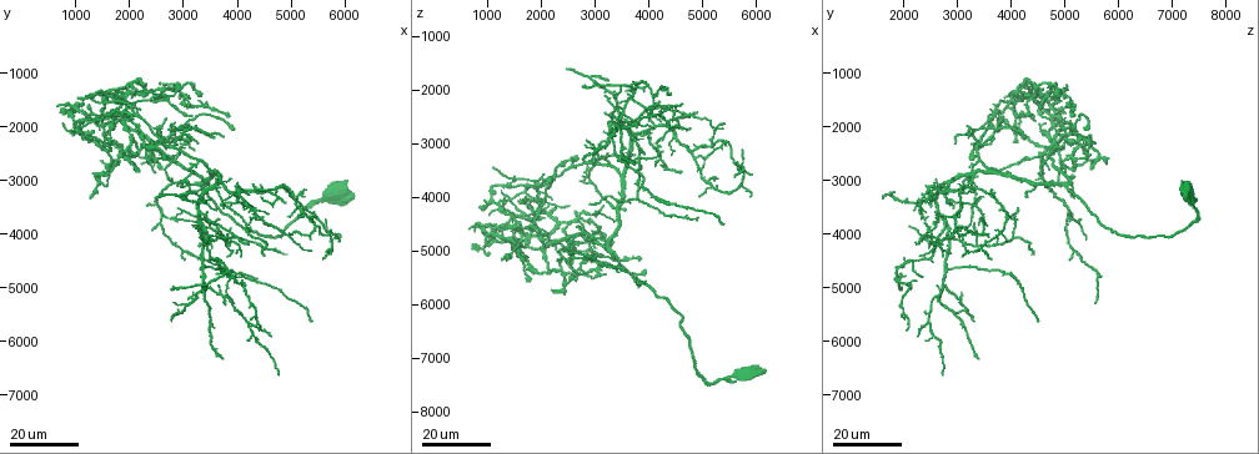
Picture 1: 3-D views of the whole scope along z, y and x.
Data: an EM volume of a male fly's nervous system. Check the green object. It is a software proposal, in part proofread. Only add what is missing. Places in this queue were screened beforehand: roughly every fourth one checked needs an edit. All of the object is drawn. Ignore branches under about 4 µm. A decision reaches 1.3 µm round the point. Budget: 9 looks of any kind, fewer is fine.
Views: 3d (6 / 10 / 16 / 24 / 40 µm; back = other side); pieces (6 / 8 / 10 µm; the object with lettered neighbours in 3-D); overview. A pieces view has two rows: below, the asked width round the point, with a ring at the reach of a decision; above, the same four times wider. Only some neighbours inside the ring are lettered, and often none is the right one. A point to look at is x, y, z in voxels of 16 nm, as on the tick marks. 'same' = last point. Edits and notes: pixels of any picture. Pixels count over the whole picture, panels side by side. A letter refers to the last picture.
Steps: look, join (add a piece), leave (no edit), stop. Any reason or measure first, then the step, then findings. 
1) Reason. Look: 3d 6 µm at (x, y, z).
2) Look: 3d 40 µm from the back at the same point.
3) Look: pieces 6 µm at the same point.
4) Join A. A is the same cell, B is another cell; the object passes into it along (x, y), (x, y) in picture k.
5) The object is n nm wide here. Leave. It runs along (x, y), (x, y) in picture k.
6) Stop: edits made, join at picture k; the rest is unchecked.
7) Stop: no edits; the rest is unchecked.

Tapers out. Look: 3d 24 µm at (2400, 3900, 5050).

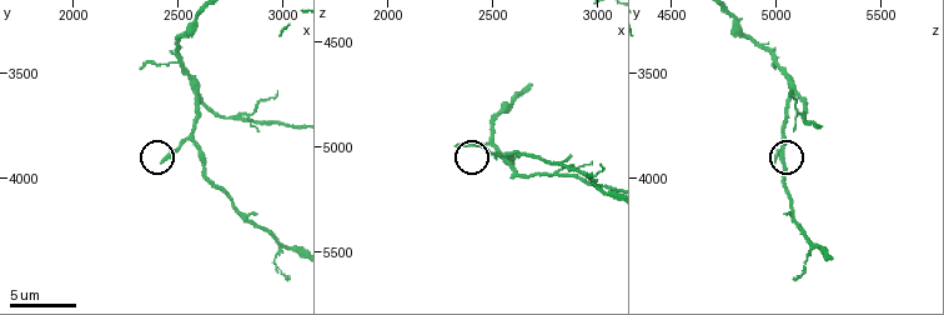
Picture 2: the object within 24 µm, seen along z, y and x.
Look: 3d 6 µm at (2430, 3910, 5010).

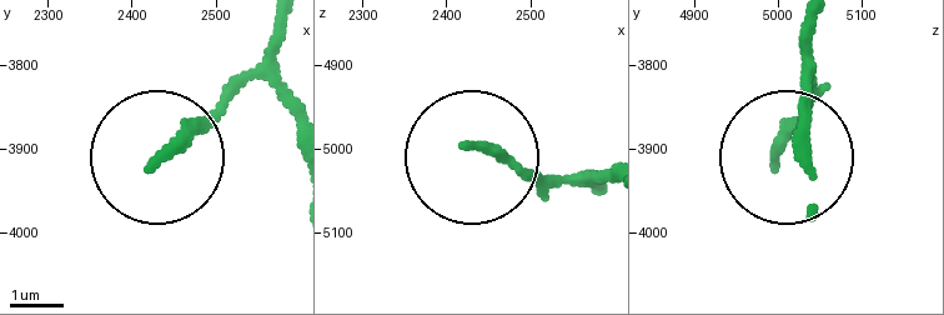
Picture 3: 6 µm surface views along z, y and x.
Look: pieces 10 µm at (2425, 3920, 5005).

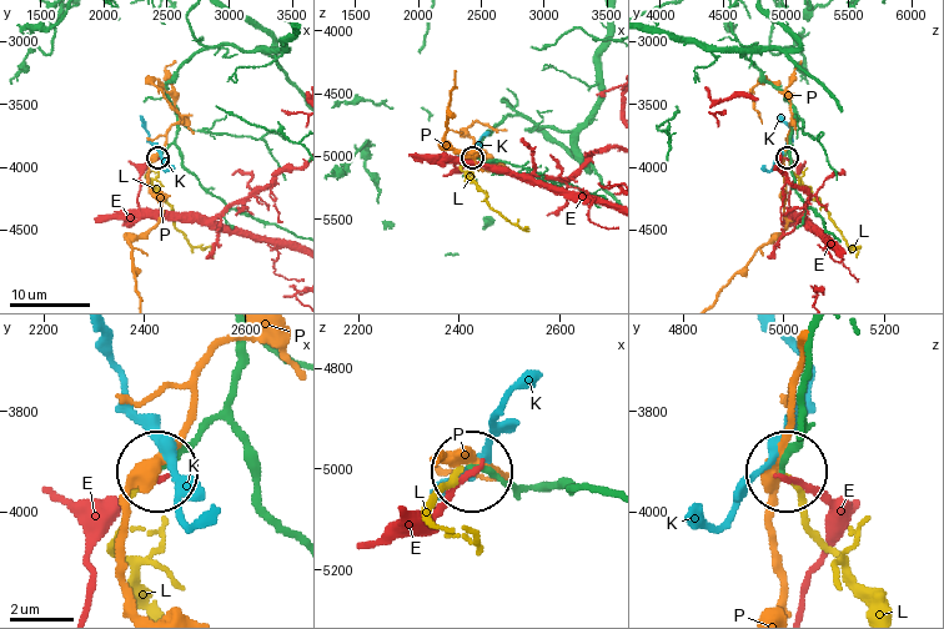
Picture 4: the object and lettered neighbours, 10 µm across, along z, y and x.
The object is 170 nm wide here. Leave. E, K, L and P are other cells; it runs along (205, 50), (195, 51), (167, 85), (177, 134), (157, 156) in picture 4; no lettered piece goes on from it.

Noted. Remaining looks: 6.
An open end. Look: 3d 24 µm at (2250, 1250, 4250).

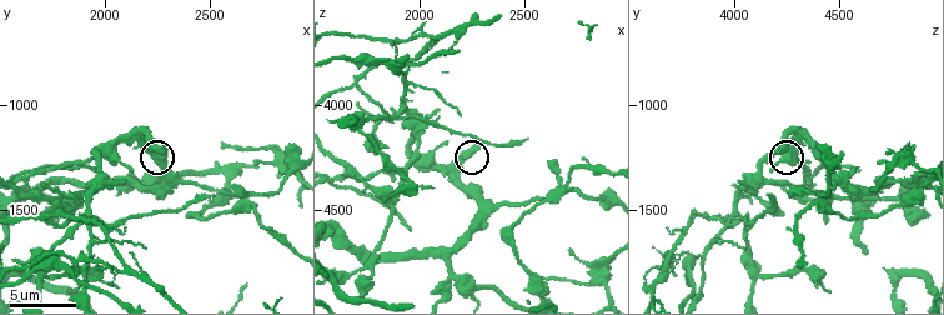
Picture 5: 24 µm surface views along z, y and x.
See the neighbours. Look: pieces 10 µm at (2270, 1220, 4210).

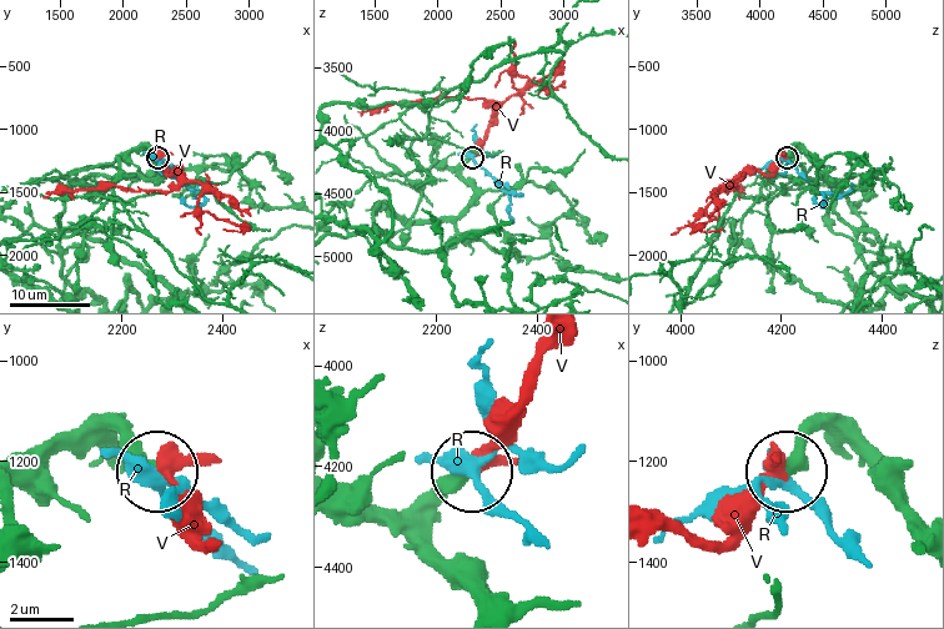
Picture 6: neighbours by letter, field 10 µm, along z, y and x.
Join V. V is the same cell, R is another cell; the cell continues.

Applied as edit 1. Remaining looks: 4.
Thin end. Look: 3d 10 µm at (1960, 1300, 4590).

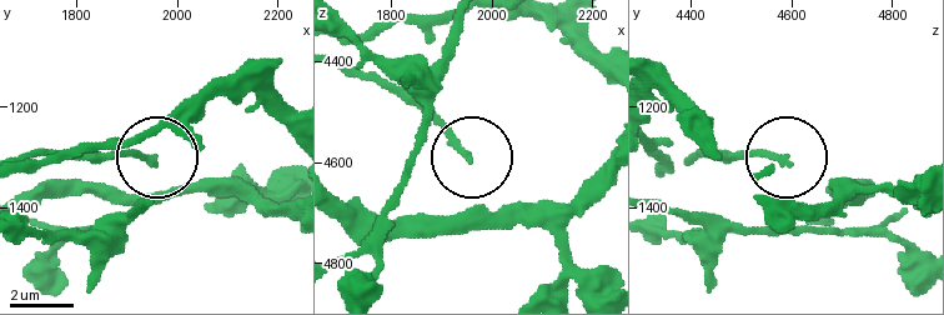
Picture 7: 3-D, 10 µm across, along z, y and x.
Look: pieces 8 µm at (1950, 1310, 4590).

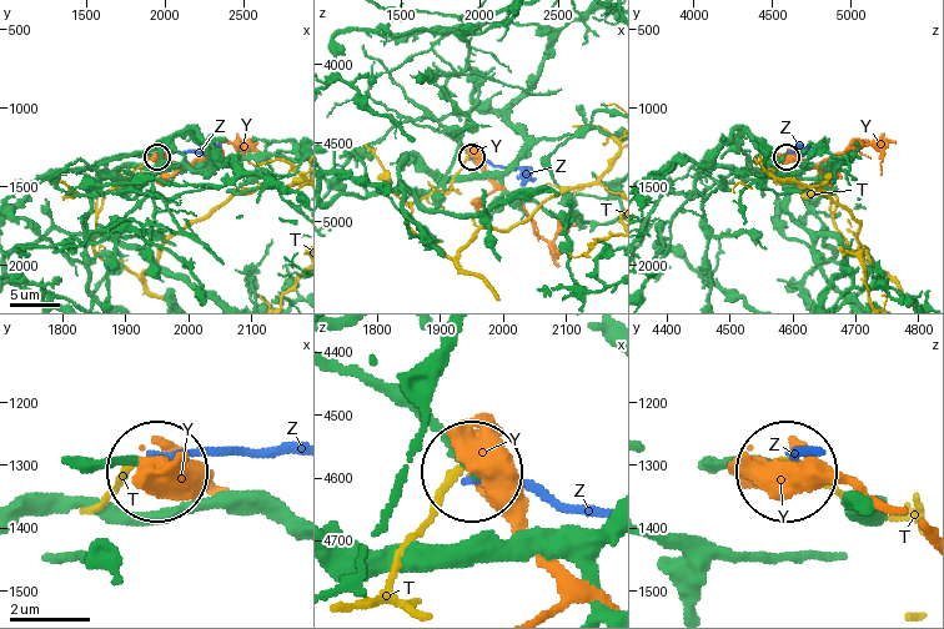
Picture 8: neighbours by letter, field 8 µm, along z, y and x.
Leave. T, Y and Z are other cells; none of them fits.

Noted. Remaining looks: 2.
Tapers out. Look: 3d 16 µm at (2250, 2700, 5750).

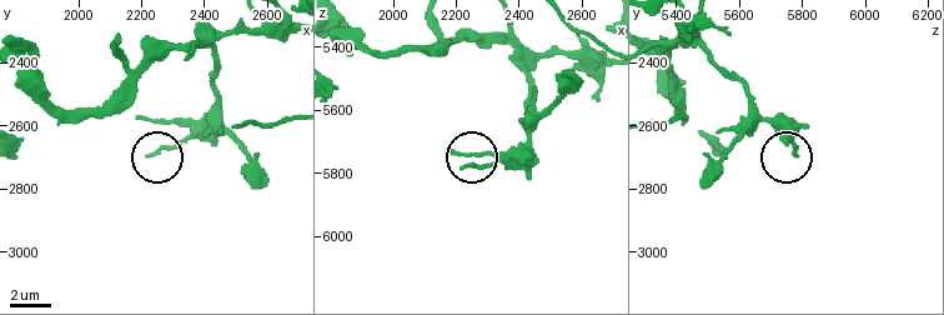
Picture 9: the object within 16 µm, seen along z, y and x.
Look: pieces 10 µm at (2230, 2700, 5780).

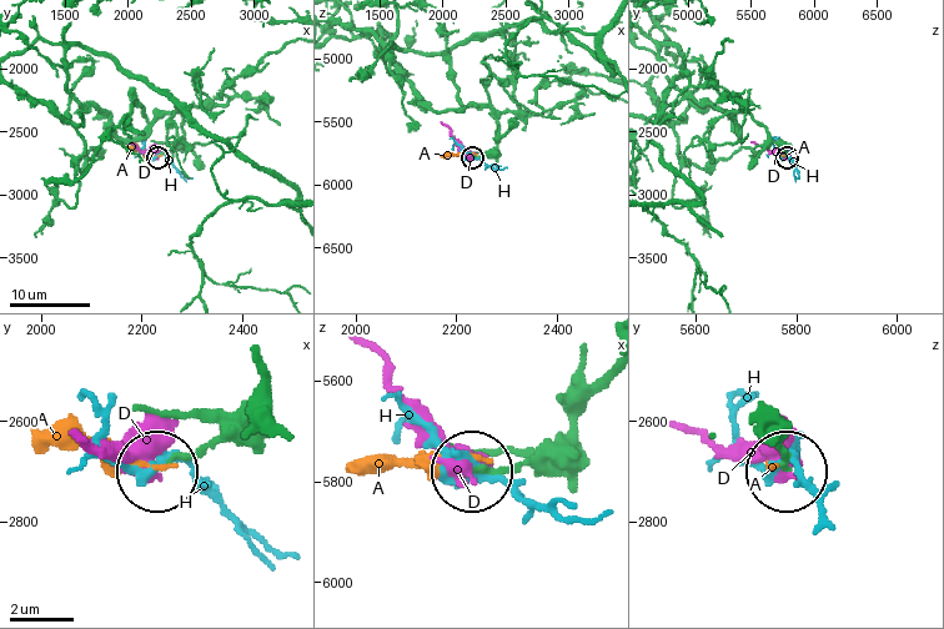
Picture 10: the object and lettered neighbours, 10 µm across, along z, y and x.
The object is 180 nm wide here. Leave. A, D and H are other cells; it runs along (436, 111), (488, 107), (496, 122), (496, 144), (472, 156) in picture 10; no lettered piece goes on from it.

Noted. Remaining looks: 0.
Stop: edits made, join at picture 6; the rest is unchecked.

